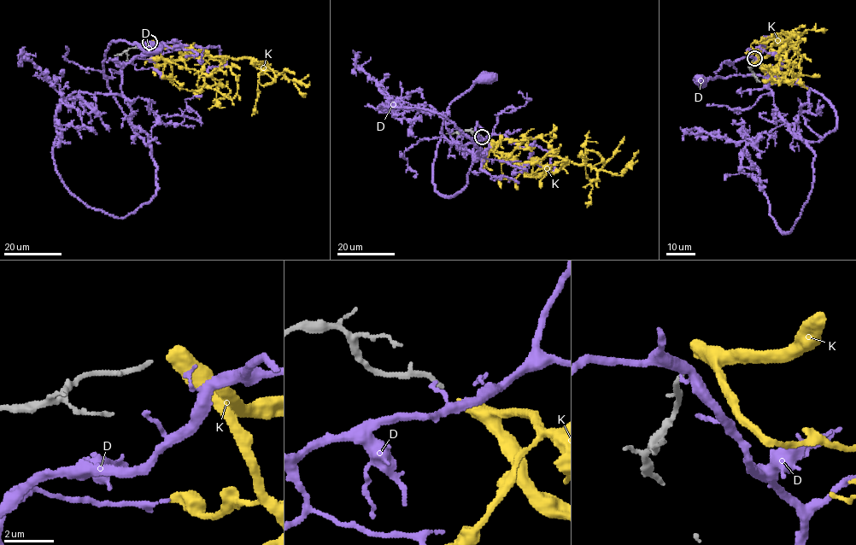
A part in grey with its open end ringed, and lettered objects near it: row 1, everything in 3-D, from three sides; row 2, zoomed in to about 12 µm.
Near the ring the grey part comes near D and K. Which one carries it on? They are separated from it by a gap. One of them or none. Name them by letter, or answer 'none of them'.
none of them

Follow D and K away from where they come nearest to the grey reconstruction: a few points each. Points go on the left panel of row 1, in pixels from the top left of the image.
D: (153, 43), (122, 70), (131, 122), (147, 145), (108, 86), (102, 61), (113, 40), (152, 48)
K: (151, 42), (175, 47), (191, 57), (244, 56), (267, 65), (258, 74), (252, 115)

